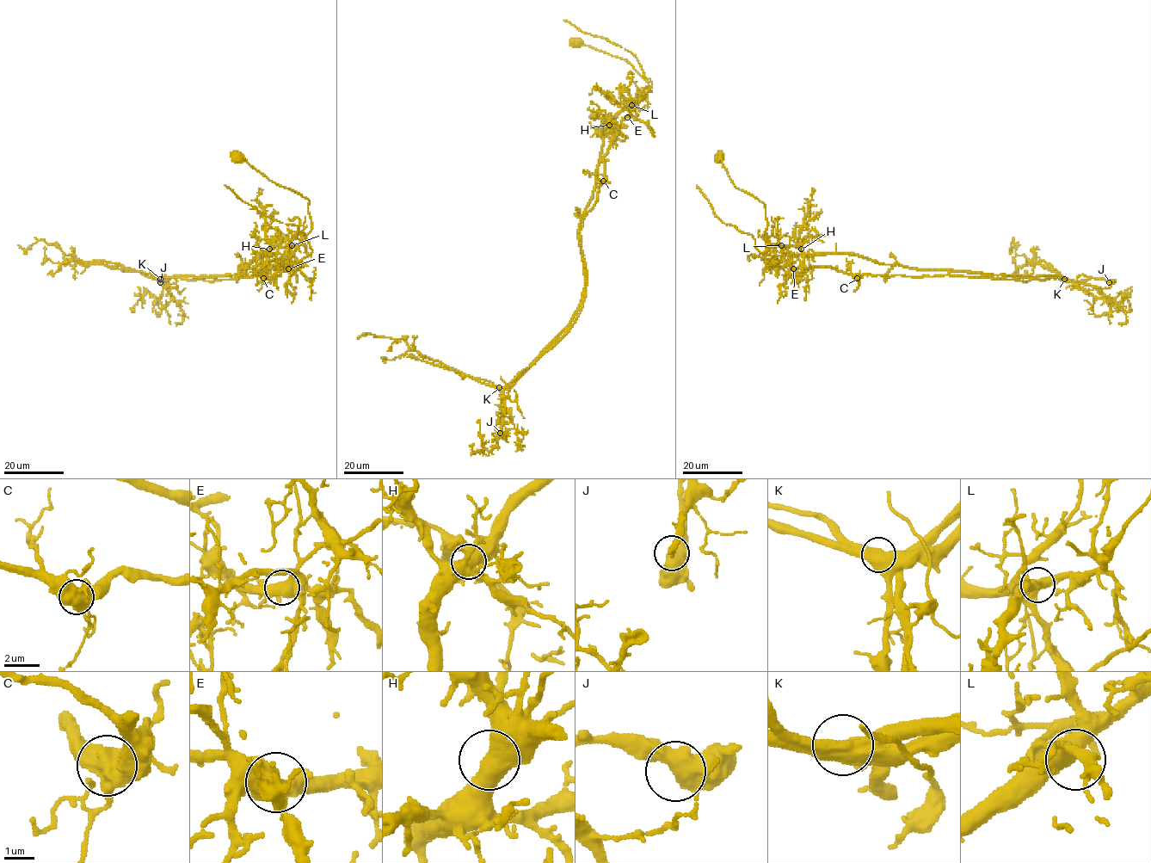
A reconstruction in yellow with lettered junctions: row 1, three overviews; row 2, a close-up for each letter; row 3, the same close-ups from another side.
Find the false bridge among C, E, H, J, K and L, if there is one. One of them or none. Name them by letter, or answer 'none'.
K

